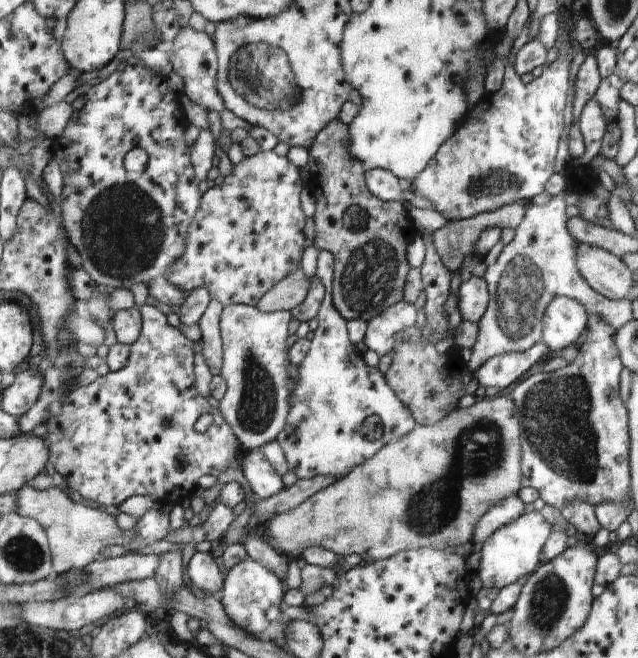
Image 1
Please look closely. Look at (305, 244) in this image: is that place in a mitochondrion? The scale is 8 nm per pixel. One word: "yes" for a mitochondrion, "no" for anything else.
no

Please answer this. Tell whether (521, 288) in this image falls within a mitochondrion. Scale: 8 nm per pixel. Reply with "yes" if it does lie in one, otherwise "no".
yes

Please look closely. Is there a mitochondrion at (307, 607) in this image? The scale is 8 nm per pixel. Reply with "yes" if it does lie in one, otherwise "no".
no

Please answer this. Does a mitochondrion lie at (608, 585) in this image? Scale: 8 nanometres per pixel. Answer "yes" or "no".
no

